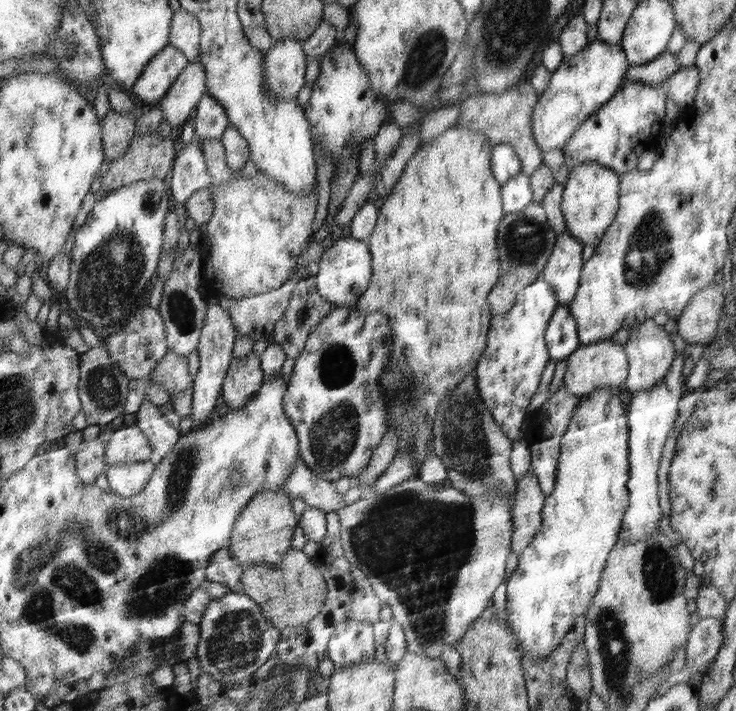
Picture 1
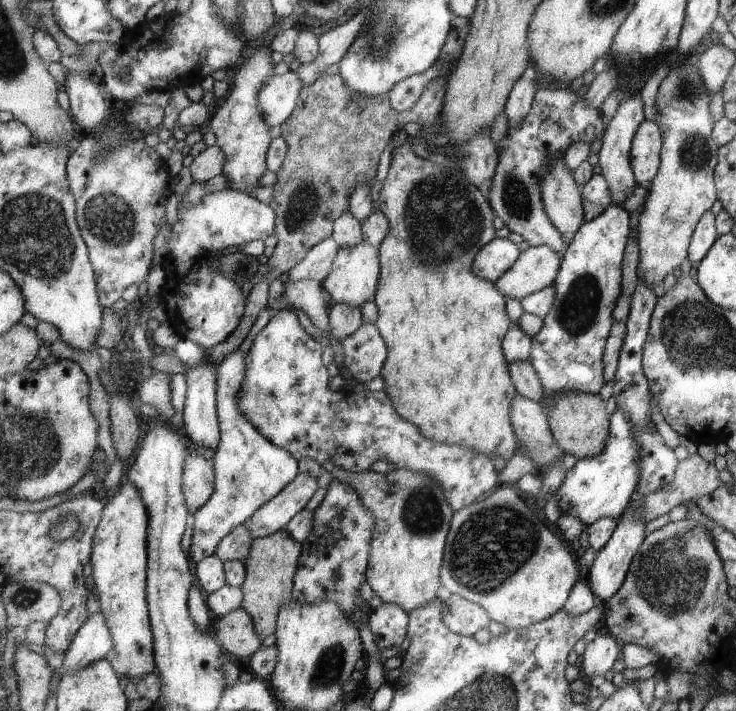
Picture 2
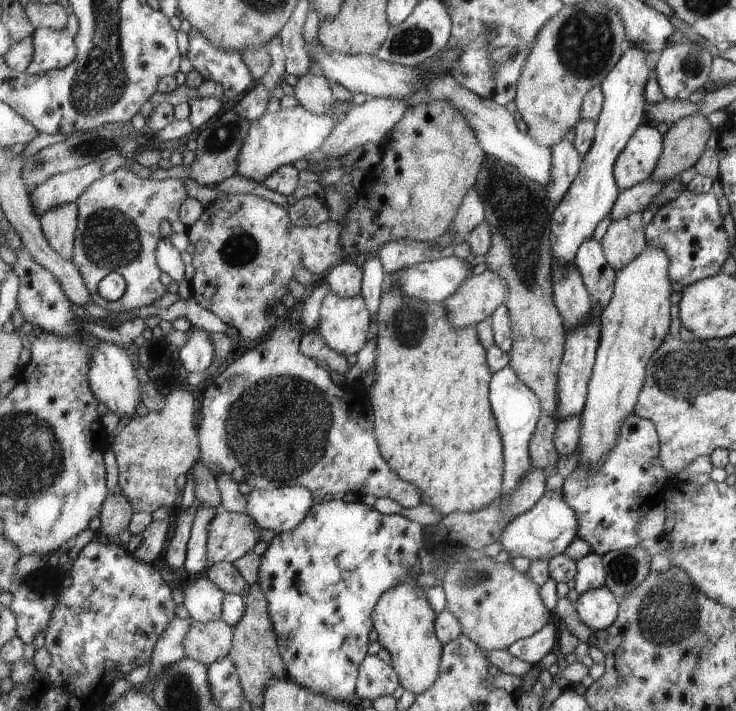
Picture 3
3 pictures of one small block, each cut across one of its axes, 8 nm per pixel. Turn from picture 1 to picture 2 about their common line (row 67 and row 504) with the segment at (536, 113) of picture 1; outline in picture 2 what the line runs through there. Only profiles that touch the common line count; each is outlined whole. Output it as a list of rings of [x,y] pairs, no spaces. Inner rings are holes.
[[[616,408],[611,415],[610,436],[605,450],[593,459],[578,459],[556,495],[563,516],[580,518],[587,528],[602,518],[619,518],[633,501],[641,478],[641,446],[635,438],[635,426],[629,413]]]

